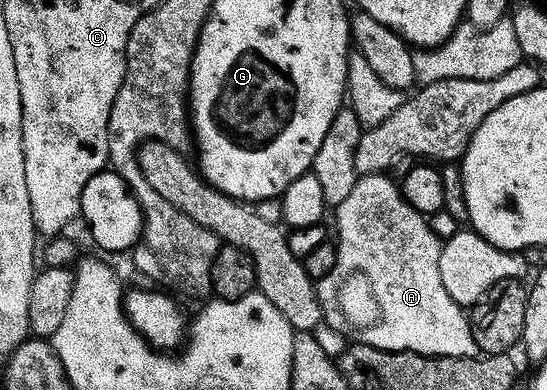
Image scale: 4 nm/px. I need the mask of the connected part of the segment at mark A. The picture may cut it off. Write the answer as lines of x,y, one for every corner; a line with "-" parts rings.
387,173
377,175
359,175
355,180
353,189
349,192
349,197
341,201
334,208
335,211
335,231
339,234
339,241
334,244
336,251
336,264
324,279
317,283
317,296
320,307
323,310
322,322
328,323
333,329
337,329
342,335
350,337
354,342
373,345
377,349
386,351
416,351
422,355
444,355
445,357
476,357
480,354
477,341
473,341
473,333
468,316
464,308
459,307
445,293
445,285
441,285
441,265
439,264
439,249
441,240
433,233
428,216
417,213
409,201
405,201
400,184
391,180
392,176

